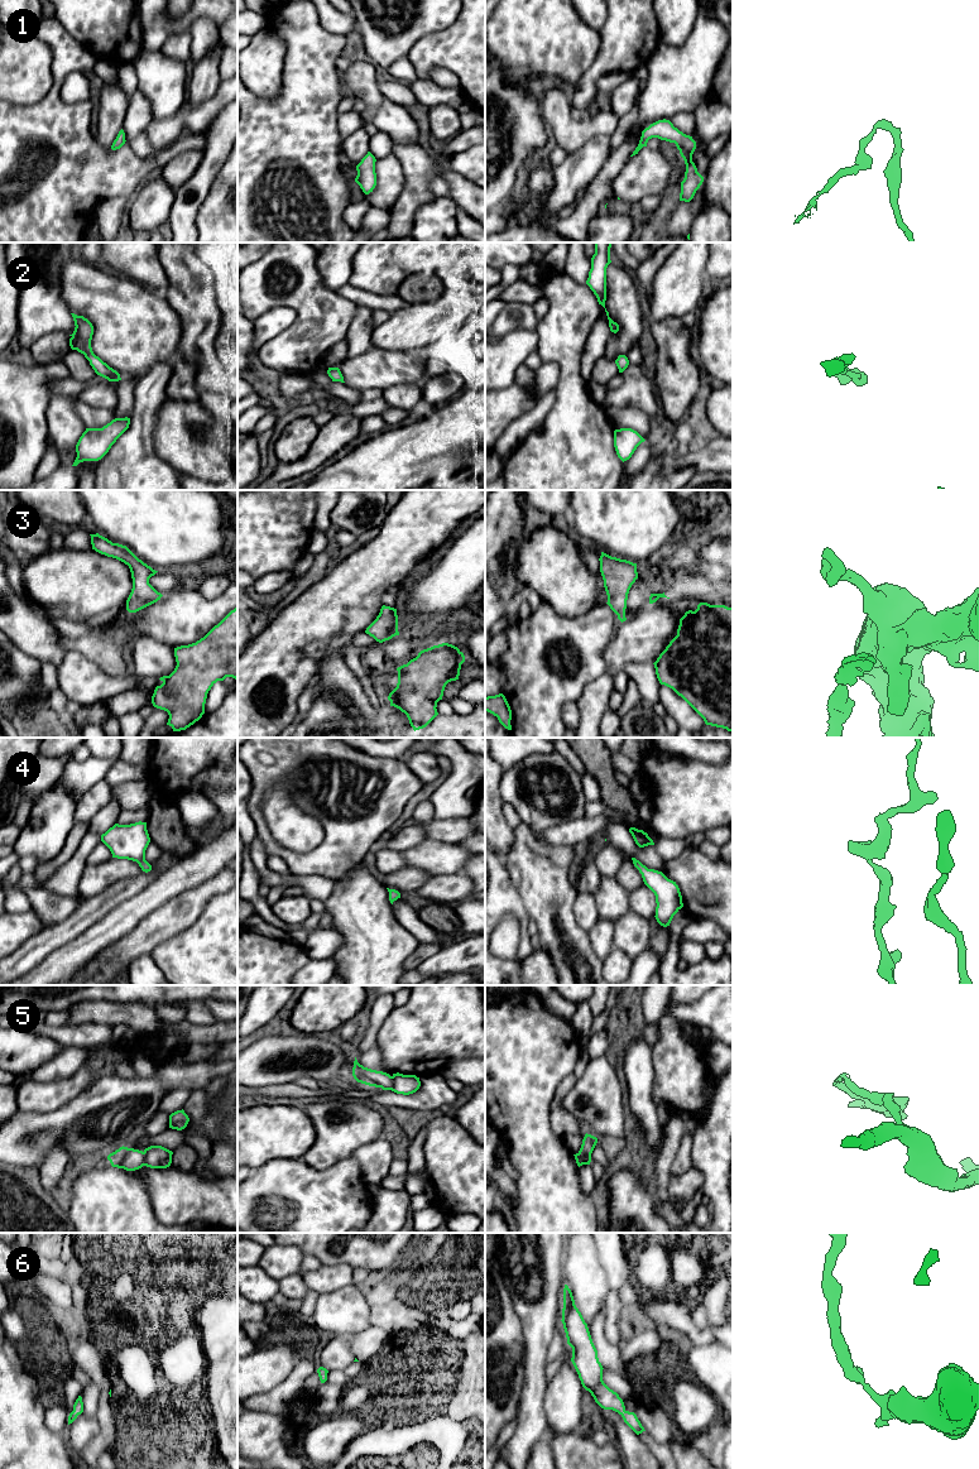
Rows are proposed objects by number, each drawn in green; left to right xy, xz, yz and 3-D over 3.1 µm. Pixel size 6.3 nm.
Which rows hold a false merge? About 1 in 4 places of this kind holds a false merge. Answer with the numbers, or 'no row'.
5

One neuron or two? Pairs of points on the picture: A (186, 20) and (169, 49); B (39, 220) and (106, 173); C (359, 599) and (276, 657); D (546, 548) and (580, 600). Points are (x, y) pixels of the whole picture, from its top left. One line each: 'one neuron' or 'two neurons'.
A: two neurons
B: one neuron
C: one neuron
D: one neuron

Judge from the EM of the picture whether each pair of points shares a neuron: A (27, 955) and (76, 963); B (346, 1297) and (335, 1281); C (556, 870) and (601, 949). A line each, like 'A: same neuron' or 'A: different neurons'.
A: same neuron
B: different neurons
C: different neurons

